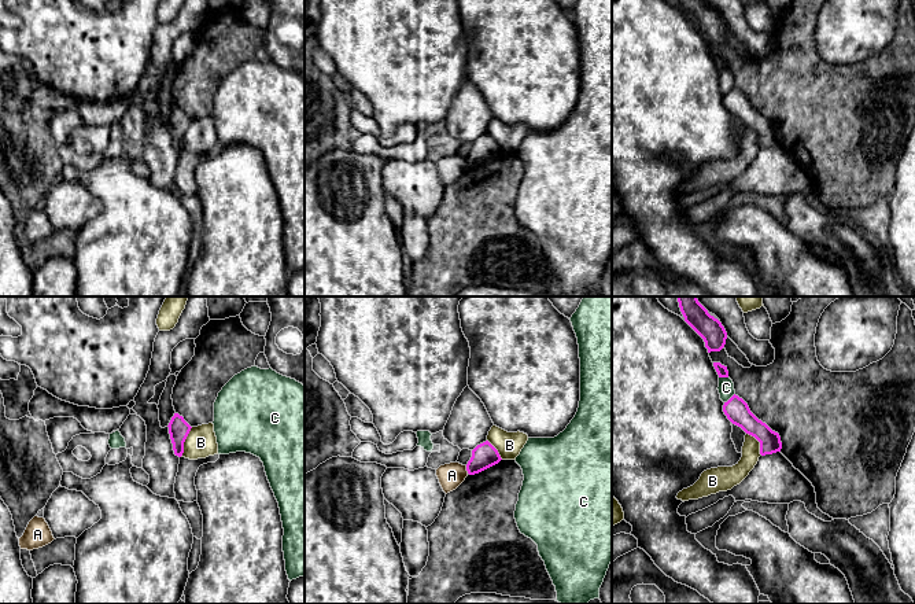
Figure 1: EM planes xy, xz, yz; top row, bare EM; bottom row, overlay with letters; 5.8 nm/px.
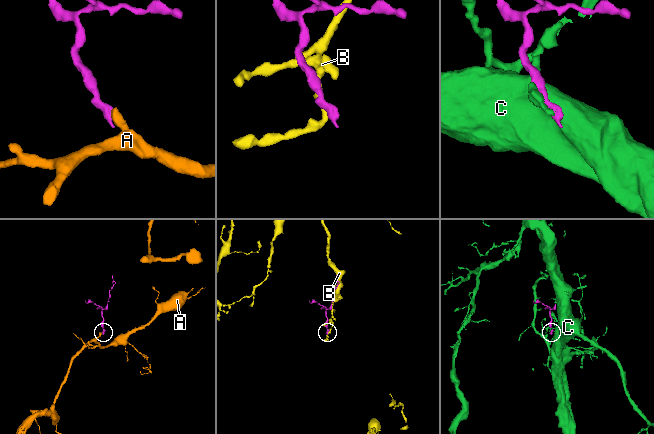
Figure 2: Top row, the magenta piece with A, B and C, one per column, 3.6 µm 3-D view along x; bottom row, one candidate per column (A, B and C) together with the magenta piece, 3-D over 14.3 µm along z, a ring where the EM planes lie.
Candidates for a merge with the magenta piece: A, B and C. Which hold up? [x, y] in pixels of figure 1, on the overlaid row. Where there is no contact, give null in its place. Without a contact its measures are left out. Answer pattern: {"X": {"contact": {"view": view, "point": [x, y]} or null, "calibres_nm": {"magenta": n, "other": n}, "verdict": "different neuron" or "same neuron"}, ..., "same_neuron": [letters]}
{"A": {"contact": {"view": "xz", "point": [467, 470]}, "calibres_nm": {"magenta": 140, "other": 150}, "verdict": "different neuron"}, "B": {"contact": {"view": "xy", "point": [184, 441]}, "calibres_nm": {"magenta": 120, "other": 180}, "verdict": "different neuron"}, "C": {"contact": {"view": "yz", "point": [730, 398]}, "calibres_nm": {"magenta": 140, "other": 100}, "verdict": "different neuron"}, "same_neuron": []}

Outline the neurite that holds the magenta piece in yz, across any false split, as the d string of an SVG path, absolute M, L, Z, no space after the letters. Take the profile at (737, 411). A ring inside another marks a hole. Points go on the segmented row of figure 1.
M734 394L724 402L723 412L733 424L741 427L760 442L761 456L781 452L782 442L779 434L759 420L742 398Z

